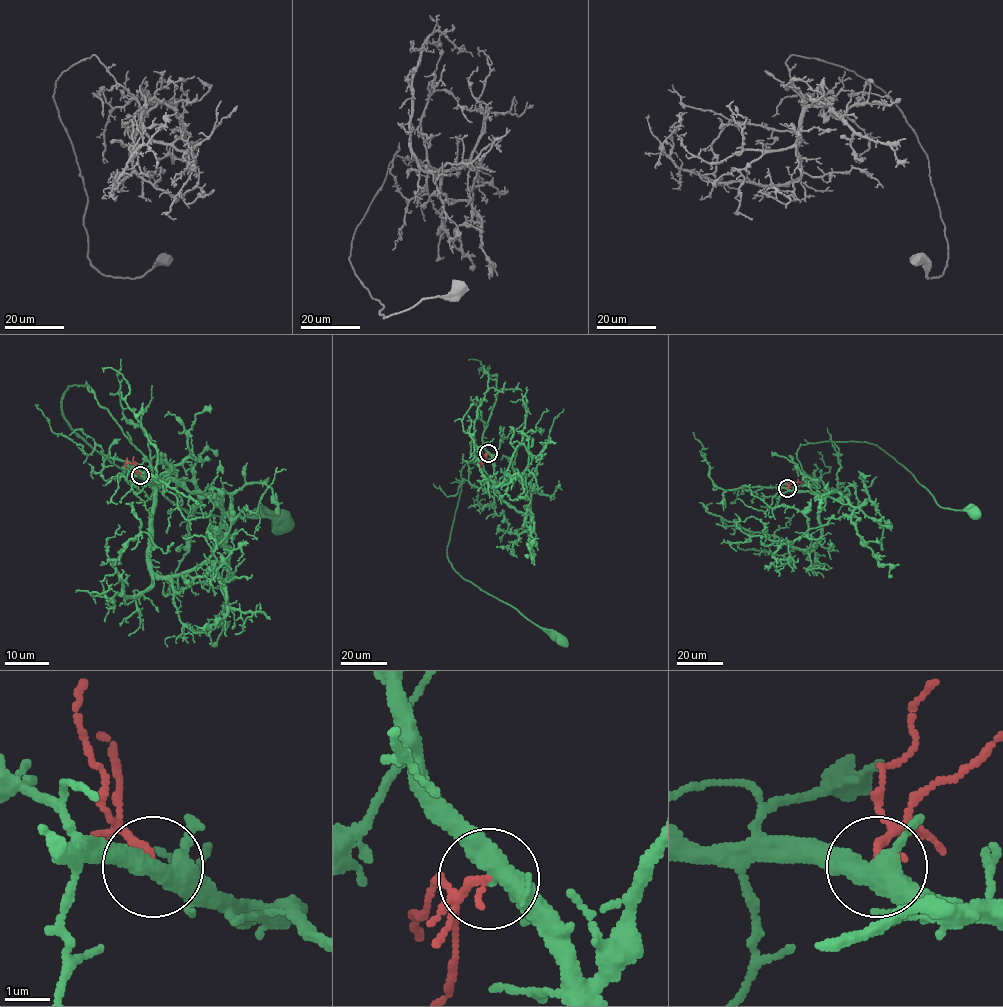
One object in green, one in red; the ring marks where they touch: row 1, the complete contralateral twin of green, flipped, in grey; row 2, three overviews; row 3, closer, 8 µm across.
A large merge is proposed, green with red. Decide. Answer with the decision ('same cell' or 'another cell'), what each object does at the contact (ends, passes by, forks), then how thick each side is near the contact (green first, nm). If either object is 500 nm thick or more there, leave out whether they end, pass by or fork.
another cell | green forks | red ends | 400/200 nm

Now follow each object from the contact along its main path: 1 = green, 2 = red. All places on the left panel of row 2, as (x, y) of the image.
1: (140, 475), (154, 480), (149, 460), (87, 384), (69, 385), (61, 410), (74, 430), (180, 507), (286, 524)
2: (140, 475), (134, 462), (126, 465), (128, 468)

